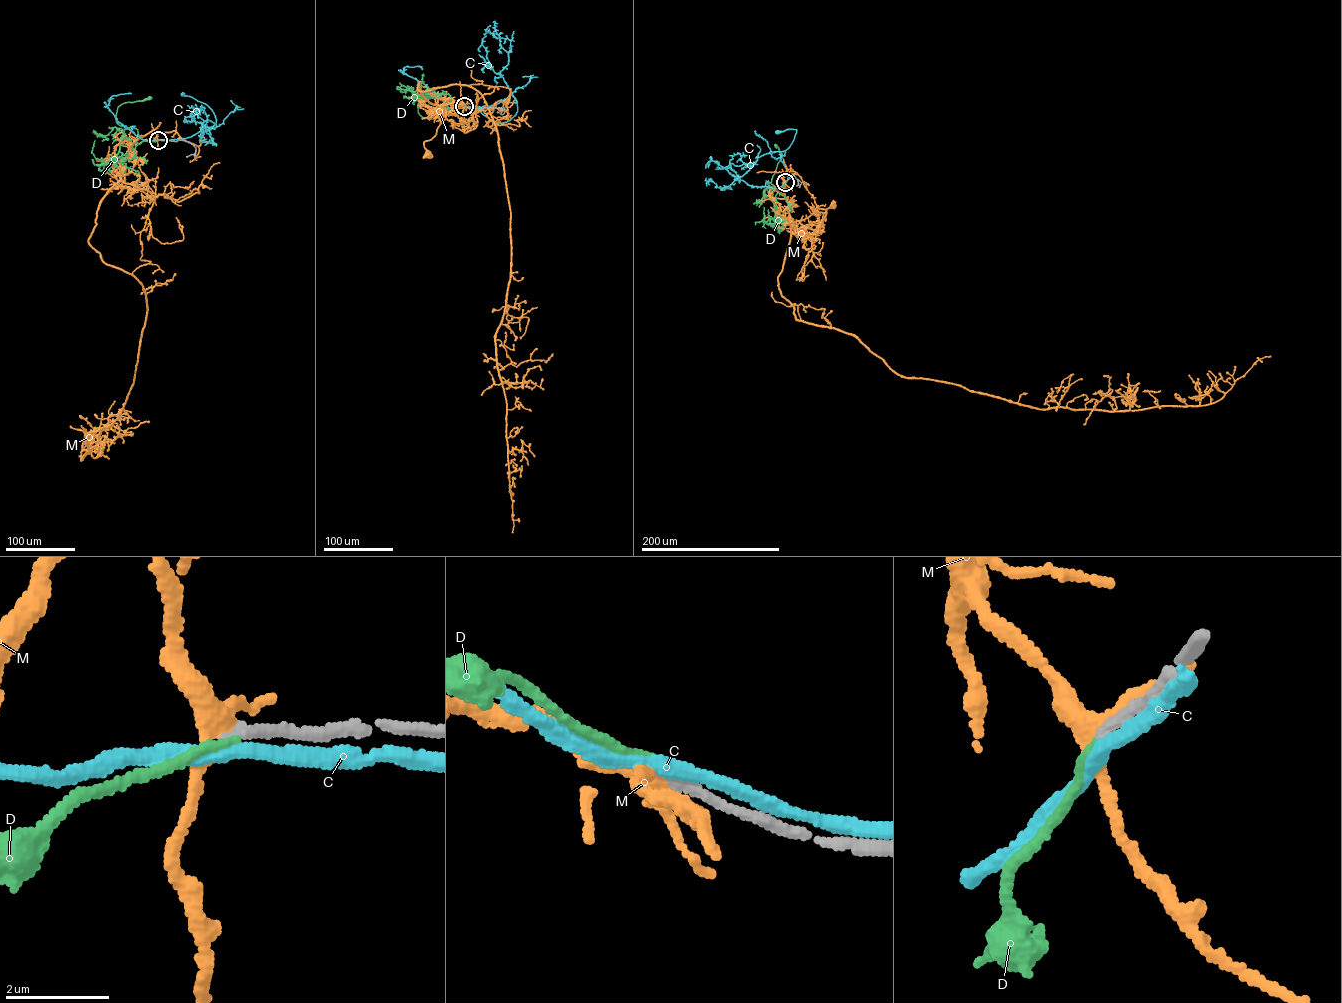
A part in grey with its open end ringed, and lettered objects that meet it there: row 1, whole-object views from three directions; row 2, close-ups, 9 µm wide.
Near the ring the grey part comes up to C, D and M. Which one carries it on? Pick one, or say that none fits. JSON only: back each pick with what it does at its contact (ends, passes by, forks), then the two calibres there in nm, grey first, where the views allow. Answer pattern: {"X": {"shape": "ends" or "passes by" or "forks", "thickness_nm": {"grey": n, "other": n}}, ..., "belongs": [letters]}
{"D": {"shape": "ends", "thickness_nm": {"grey": 240, "other": 160}}, "belongs": ["D"]}

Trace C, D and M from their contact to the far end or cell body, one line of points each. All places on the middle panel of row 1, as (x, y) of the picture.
C: (464, 106), (491, 106), (505, 99), (516, 102), (517, 111), (510, 120), (500, 123), (483, 115), (478, 108)
D: (464, 106), (439, 95), (430, 95), (428, 99), (417, 96), (410, 90), (400, 89), (401, 92)
M: (464, 106), (436, 108), (440, 114), (440, 124), (436, 134), (424, 142), (428, 155)

